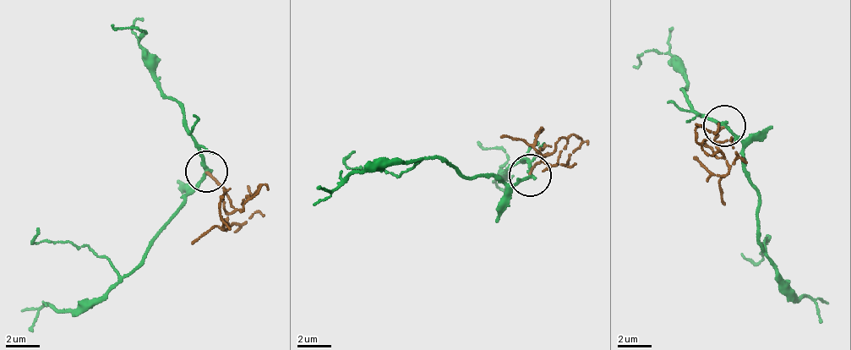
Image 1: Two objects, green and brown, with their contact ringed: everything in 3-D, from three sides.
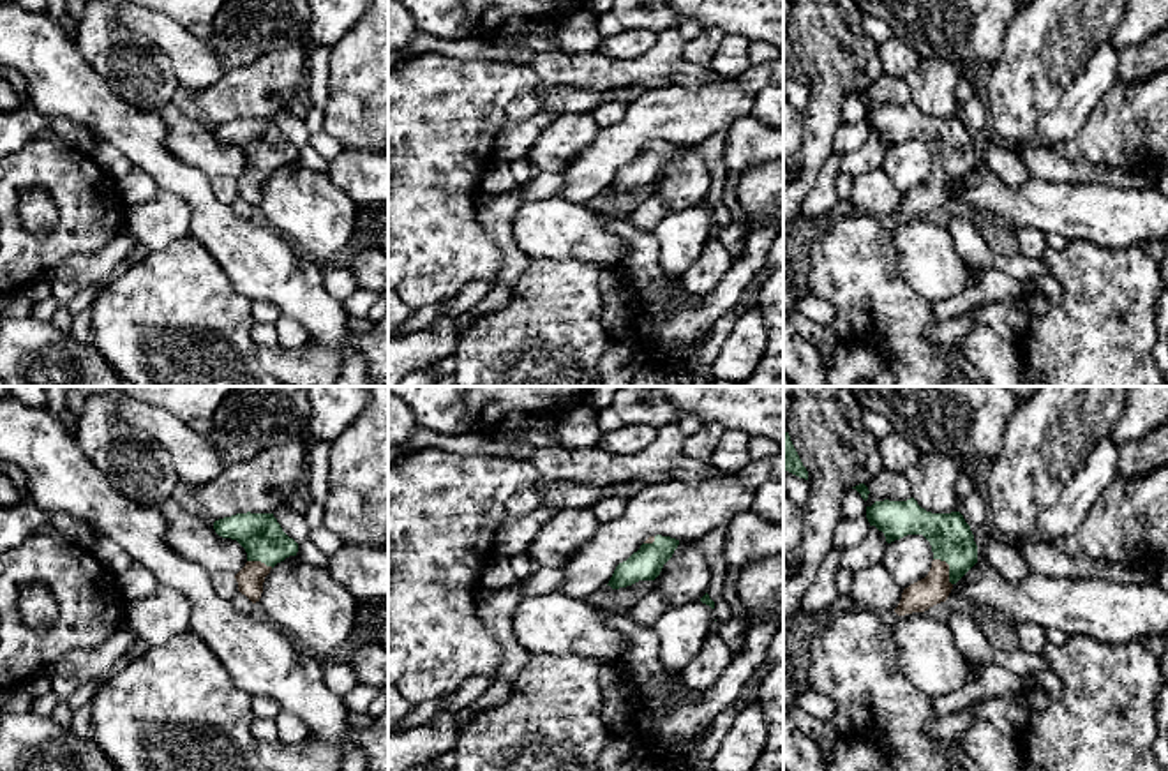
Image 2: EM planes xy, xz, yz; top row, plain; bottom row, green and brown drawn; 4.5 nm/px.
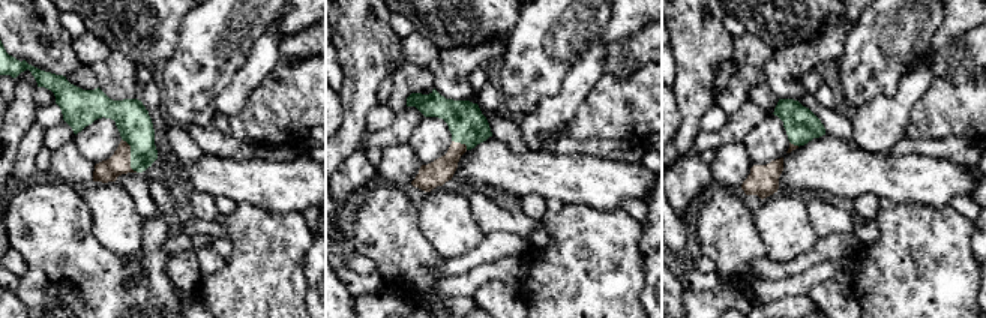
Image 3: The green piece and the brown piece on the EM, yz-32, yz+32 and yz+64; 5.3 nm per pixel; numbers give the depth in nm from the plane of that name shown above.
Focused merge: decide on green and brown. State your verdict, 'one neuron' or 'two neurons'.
one neuron

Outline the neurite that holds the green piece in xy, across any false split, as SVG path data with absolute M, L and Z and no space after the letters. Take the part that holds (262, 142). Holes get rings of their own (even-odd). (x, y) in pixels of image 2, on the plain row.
M236 118L215 125L213 134L245 153L247 168L235 183L252 208L259 206L270 175L298 157L298 148L282 136L273 118Z

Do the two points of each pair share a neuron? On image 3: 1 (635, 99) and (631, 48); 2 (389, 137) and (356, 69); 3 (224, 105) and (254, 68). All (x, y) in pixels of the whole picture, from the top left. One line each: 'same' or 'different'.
1: different
2: different
3: same

